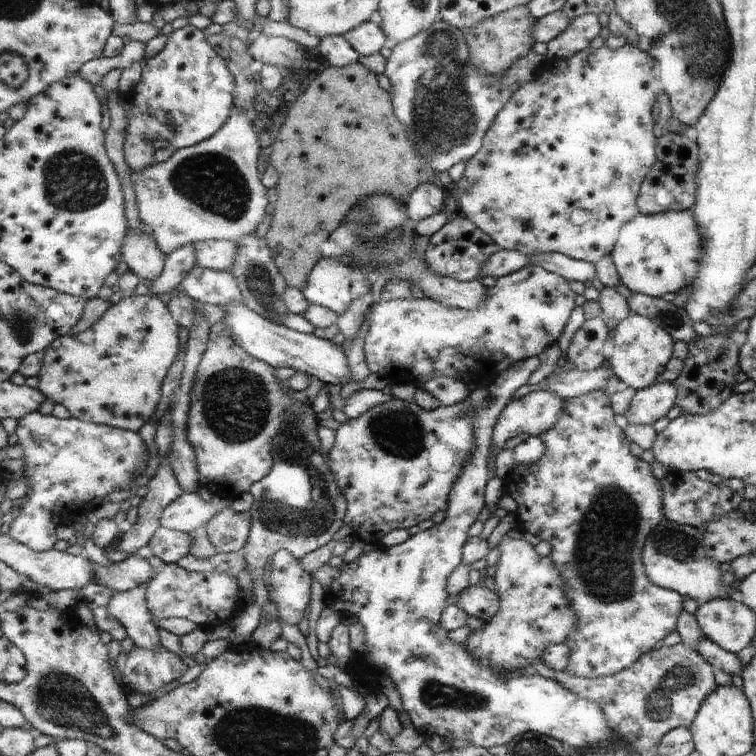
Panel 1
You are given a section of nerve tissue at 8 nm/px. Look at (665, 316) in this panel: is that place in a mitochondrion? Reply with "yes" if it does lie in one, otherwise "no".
yes

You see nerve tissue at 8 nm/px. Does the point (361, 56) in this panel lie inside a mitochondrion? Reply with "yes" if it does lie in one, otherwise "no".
no

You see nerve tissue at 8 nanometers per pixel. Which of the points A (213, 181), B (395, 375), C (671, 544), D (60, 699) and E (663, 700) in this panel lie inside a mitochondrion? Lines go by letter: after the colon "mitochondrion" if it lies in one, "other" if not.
A: mitochondrion
B: other
C: mitochondrion
D: mitochondrion
E: mitochondrion

